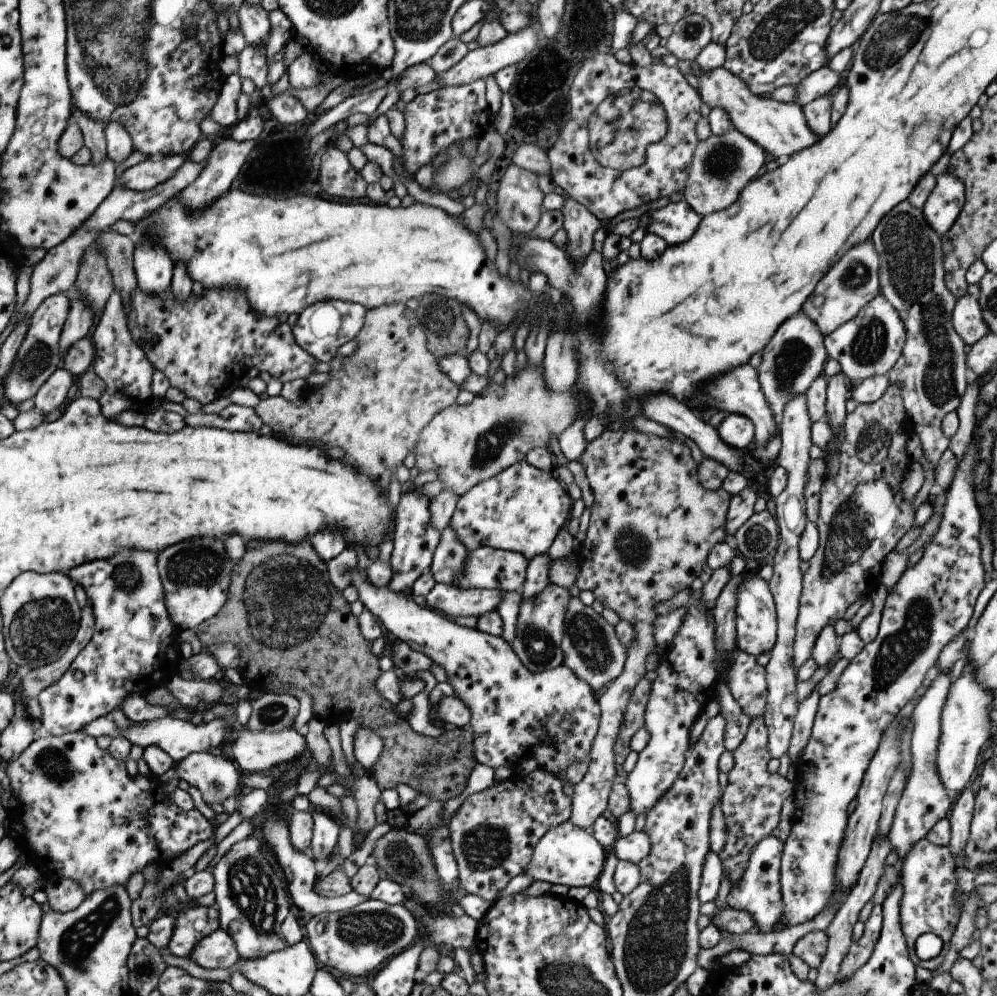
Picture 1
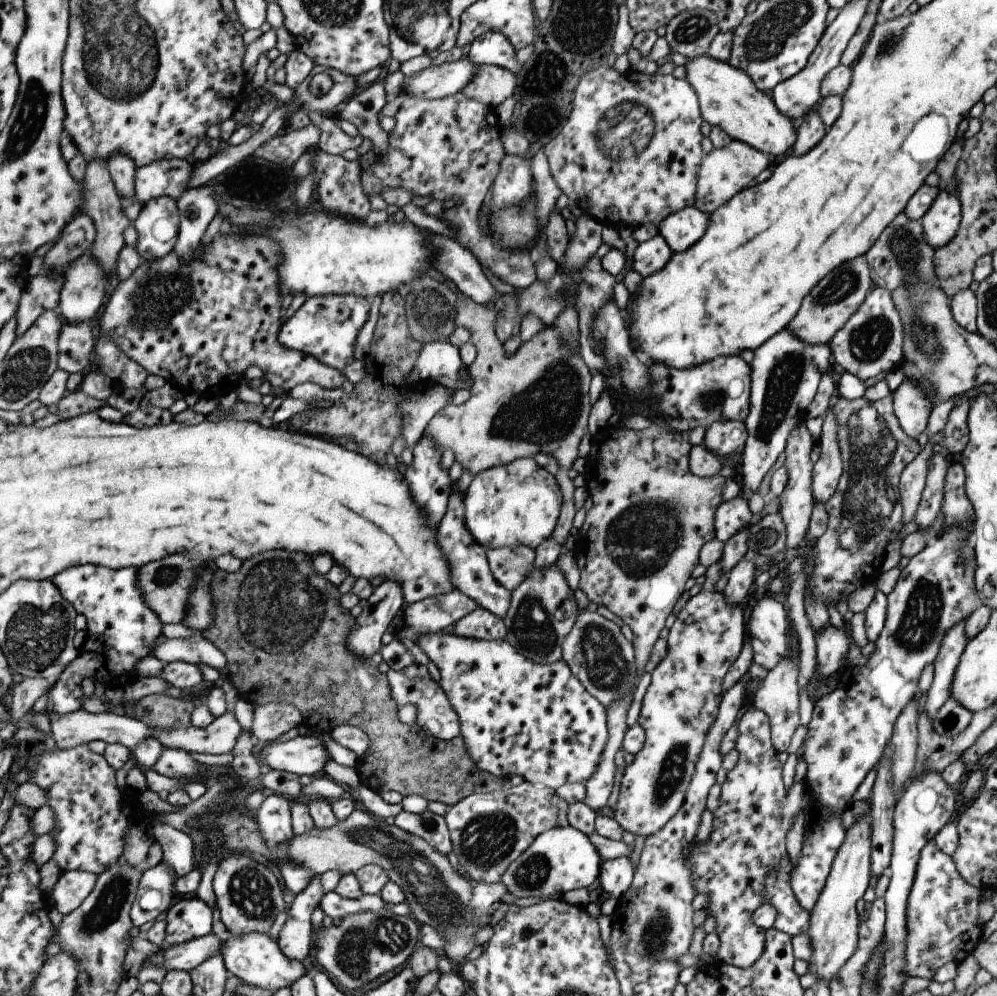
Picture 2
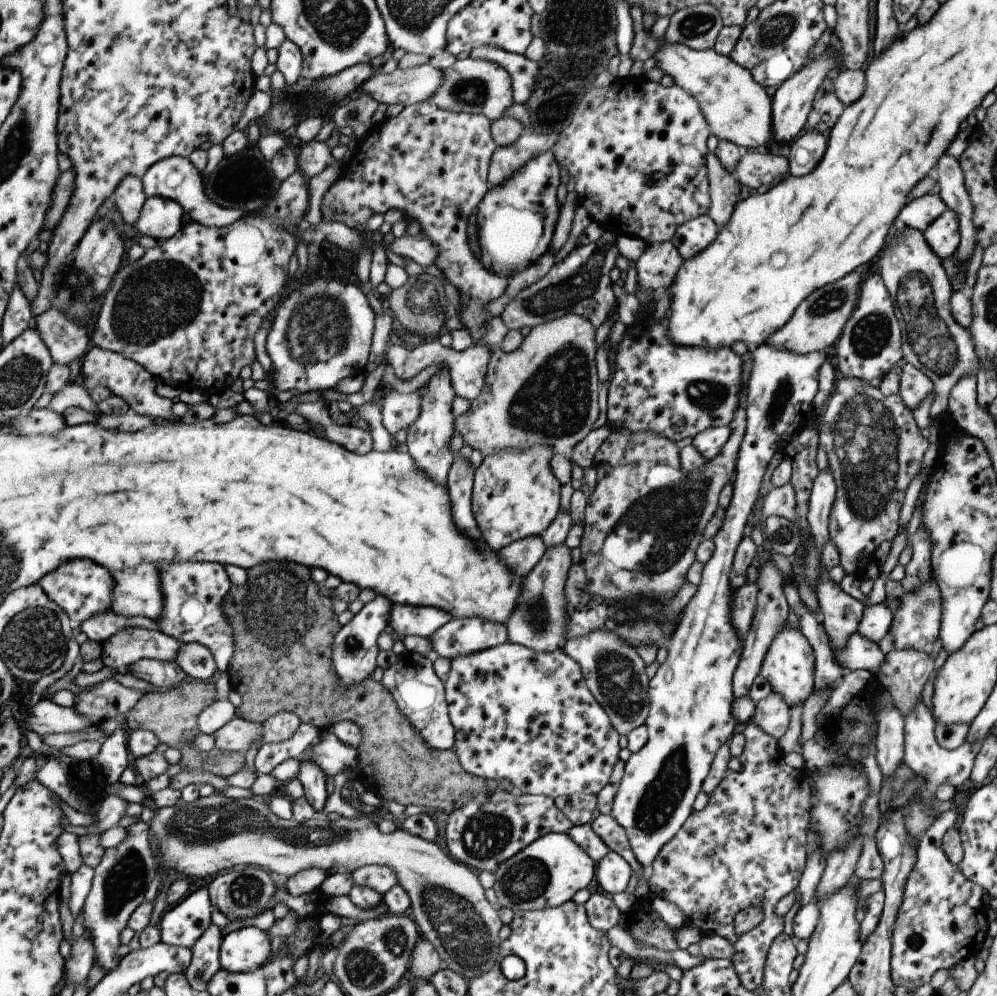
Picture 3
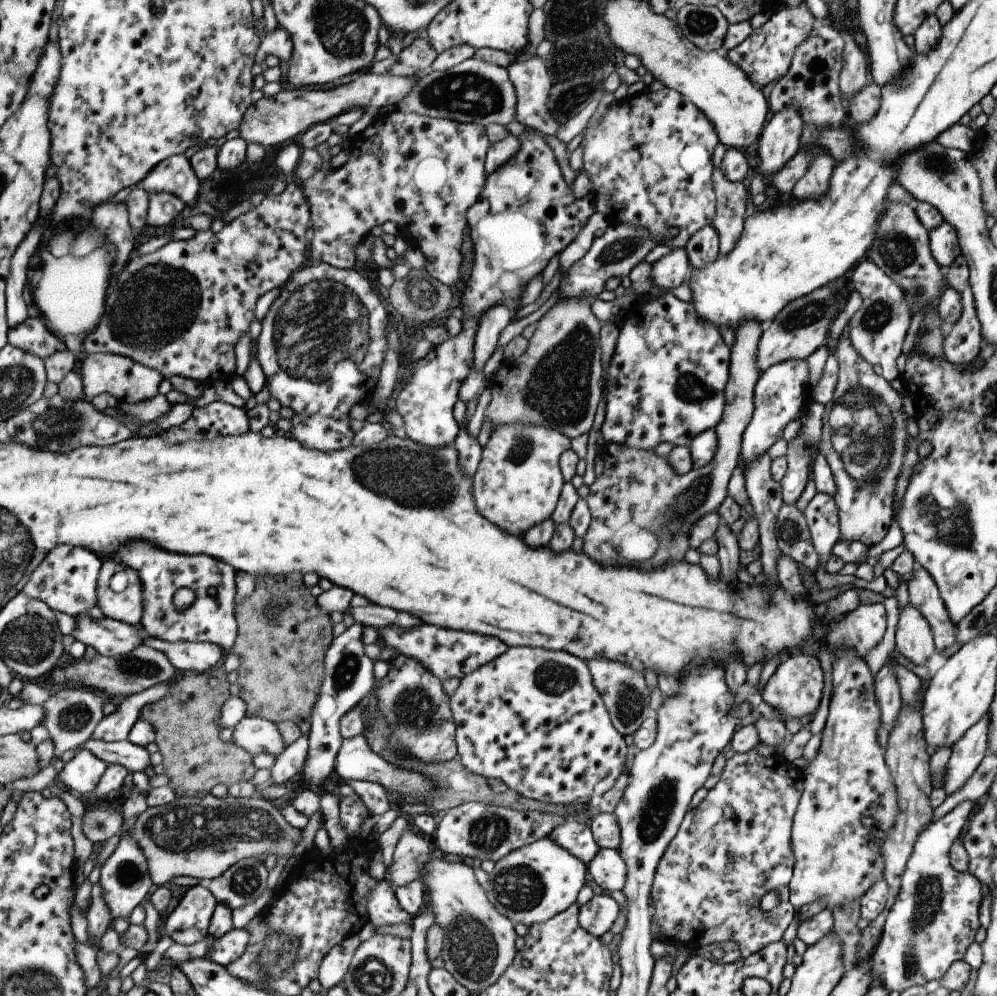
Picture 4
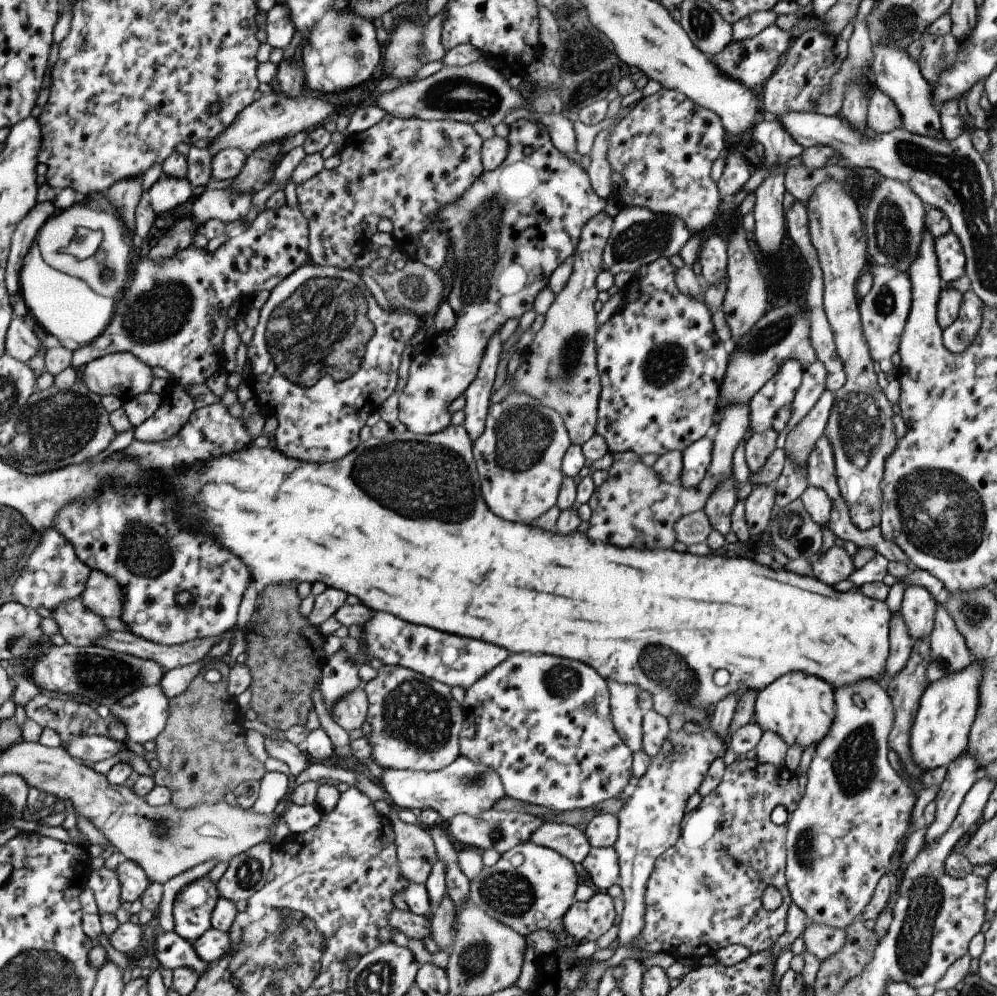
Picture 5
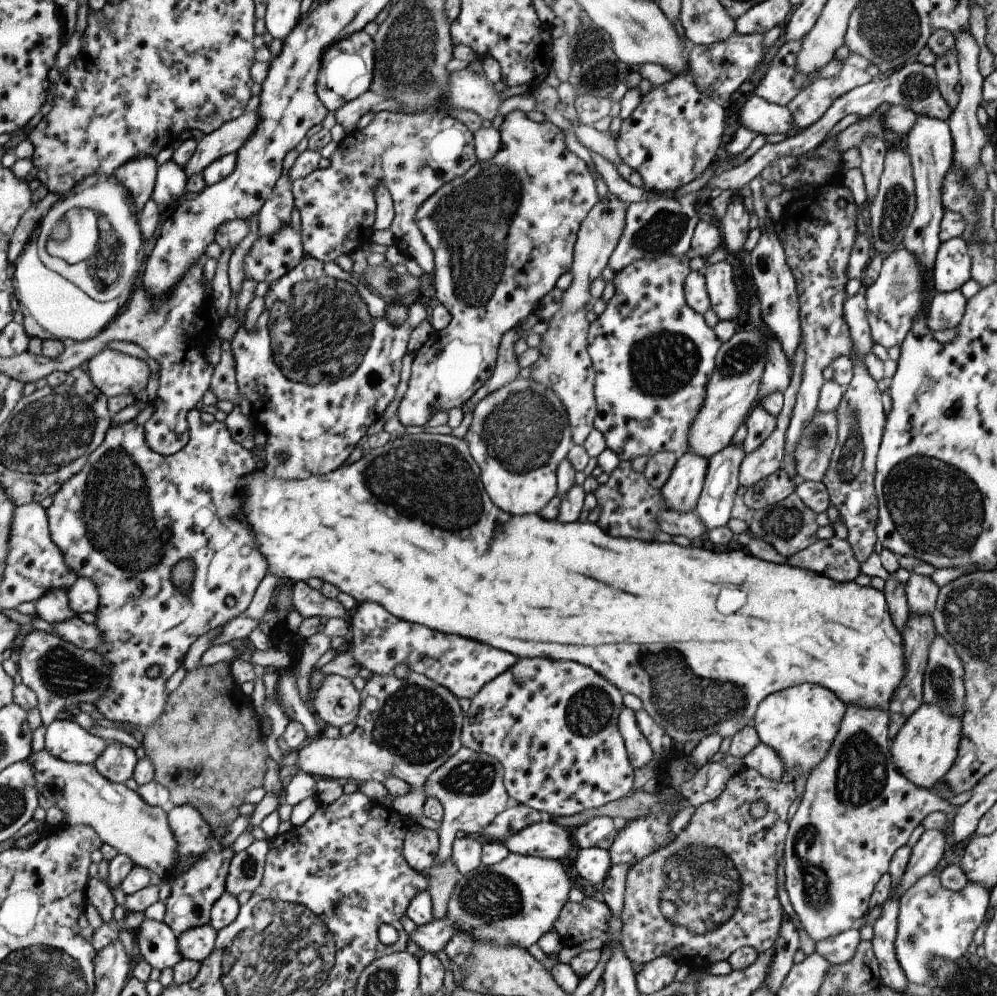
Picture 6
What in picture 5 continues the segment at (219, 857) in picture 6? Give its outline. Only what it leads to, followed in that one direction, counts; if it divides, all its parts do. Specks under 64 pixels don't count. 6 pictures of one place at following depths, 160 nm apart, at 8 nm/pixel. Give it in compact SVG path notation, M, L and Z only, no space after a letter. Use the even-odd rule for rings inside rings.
M207 875L180 888L172 902L172 930L175 934L191 943L195 942L210 927L210 914L218 898L216 884Z

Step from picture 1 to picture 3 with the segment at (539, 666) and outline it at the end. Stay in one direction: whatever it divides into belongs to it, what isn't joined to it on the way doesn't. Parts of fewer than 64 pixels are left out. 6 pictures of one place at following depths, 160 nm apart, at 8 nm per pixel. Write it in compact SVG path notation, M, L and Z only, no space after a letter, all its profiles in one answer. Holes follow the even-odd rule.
M565 544L546 548L541 559L521 582L515 610L504 625L508 643L519 644L533 652L553 652L561 649L569 635L565 624L568 619L568 603L563 588L571 566L570 550Z

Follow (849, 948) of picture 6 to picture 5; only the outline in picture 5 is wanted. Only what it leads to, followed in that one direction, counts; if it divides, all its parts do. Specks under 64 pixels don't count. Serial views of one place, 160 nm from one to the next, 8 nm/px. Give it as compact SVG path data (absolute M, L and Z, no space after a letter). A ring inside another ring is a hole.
M808 922L800 937L807 952L813 954L817 960L824 961L844 945L845 931Z

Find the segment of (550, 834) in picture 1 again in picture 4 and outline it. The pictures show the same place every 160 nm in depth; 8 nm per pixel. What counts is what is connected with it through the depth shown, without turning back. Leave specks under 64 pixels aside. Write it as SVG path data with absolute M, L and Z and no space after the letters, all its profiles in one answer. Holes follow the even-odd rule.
M543 837L512 850L509 854L496 860L492 871L486 874L487 880L481 886L489 904L499 914L506 916L513 925L529 927L536 923L545 922L571 906L576 900L579 889L585 884L584 874L585 864L569 854L569 851L557 846L549 837Z

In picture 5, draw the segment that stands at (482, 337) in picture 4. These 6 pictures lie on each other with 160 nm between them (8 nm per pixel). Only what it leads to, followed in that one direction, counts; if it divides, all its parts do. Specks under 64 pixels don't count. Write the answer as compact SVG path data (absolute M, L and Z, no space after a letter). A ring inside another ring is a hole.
M497 332L488 340L477 374L463 392L464 421L462 427L472 442L484 429L484 418L487 414L487 407L490 405L489 392L491 392L491 384L495 382L495 367L501 353L500 344Z

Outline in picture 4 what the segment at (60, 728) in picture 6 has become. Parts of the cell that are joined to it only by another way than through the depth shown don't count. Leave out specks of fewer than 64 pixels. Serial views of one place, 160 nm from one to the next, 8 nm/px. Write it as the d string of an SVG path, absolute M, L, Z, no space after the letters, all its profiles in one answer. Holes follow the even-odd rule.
M92 738L86 741L83 748L89 749L97 758L108 762L126 766L129 772L143 771L149 764L149 753L144 747L140 747L124 741L107 742L101 739Z

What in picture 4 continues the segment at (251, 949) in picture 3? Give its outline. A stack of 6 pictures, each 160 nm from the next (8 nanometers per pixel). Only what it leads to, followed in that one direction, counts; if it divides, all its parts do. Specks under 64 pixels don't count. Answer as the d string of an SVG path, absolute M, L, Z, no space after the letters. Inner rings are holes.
M234 928L219 937L211 937L208 939L207 958L223 967L227 963L233 962L244 951L248 938L247 931Z

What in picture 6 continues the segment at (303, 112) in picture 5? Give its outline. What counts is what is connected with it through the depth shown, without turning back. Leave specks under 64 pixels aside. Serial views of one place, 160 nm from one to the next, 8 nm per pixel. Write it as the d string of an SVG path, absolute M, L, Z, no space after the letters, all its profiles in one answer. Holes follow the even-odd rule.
M253 112L241 113L237 118L224 122L196 142L195 150L188 162L182 166L186 177L199 173L210 162L224 154L235 153L257 126L258 115Z

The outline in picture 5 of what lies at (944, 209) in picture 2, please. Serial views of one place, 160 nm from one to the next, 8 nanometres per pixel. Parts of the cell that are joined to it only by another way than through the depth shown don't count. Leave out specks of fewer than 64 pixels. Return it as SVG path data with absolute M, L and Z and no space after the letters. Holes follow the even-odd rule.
M951 232L934 240L938 275L942 284L949 284L964 274L964 254L959 239Z

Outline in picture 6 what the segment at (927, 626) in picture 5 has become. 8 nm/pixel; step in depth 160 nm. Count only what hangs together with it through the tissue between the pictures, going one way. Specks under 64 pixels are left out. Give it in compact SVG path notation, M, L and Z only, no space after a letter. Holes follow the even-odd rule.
M910 573L904 584L904 591L909 613L931 614L938 595L938 587L933 580L928 576Z

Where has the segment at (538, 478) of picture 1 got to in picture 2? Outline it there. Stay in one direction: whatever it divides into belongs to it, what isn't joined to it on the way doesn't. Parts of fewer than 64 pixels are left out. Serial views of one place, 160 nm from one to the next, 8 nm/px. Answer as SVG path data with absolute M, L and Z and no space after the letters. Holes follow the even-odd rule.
M529 456L474 474L462 501L465 526L479 545L485 549L515 545L534 549L552 534L562 494L555 477Z

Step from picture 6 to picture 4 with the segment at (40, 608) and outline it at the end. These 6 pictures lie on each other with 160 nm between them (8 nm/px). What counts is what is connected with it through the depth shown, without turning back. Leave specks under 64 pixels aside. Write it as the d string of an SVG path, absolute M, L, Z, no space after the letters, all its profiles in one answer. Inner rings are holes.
M83 613L73 618L76 621L76 627L71 635L75 640L82 642L86 647L96 648L97 652L108 657L128 656L135 646L142 643L141 637L147 633L143 630L138 633L134 626L109 617L100 621L95 620L89 613Z

